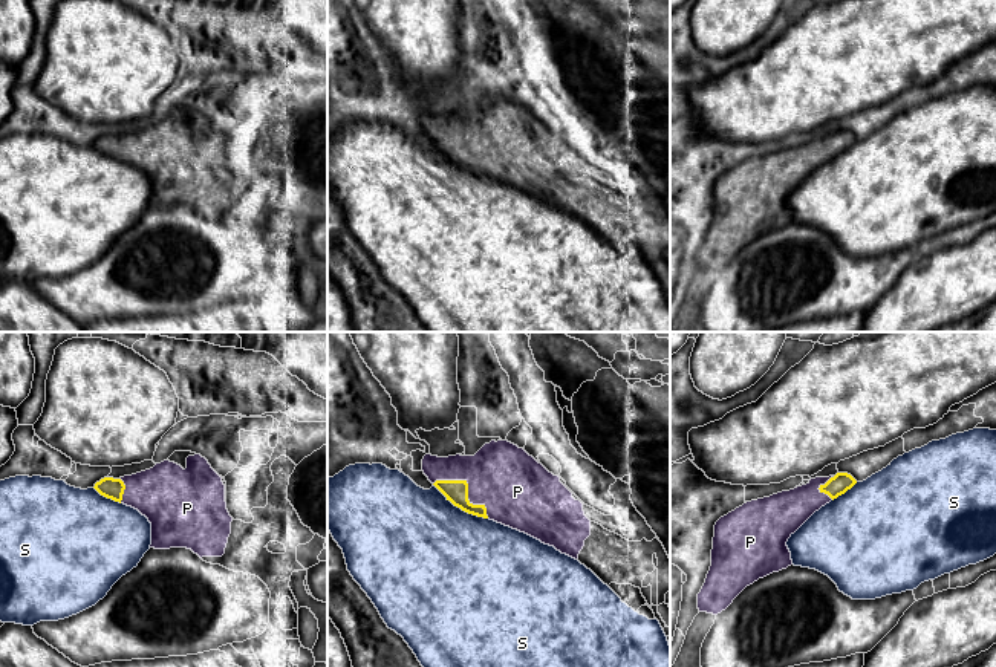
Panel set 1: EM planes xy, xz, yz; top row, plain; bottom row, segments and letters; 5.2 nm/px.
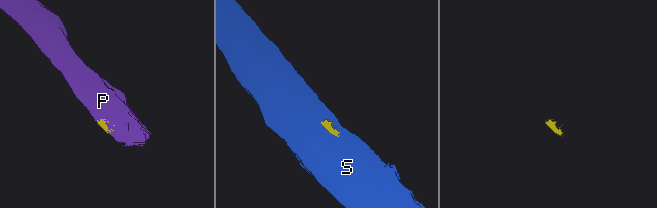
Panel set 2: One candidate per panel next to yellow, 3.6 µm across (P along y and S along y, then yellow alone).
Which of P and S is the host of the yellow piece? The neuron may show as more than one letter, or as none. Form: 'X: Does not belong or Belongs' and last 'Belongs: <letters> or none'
P: Belongs
S: Does not belong
Belongs: P

